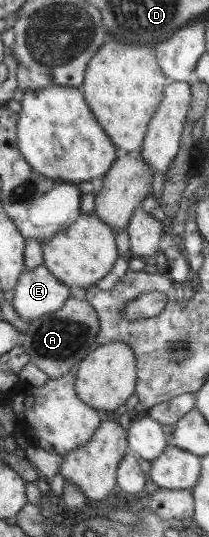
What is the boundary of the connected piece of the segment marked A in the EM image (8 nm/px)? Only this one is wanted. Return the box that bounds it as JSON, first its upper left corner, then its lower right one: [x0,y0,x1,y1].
[21,297,99,379]

